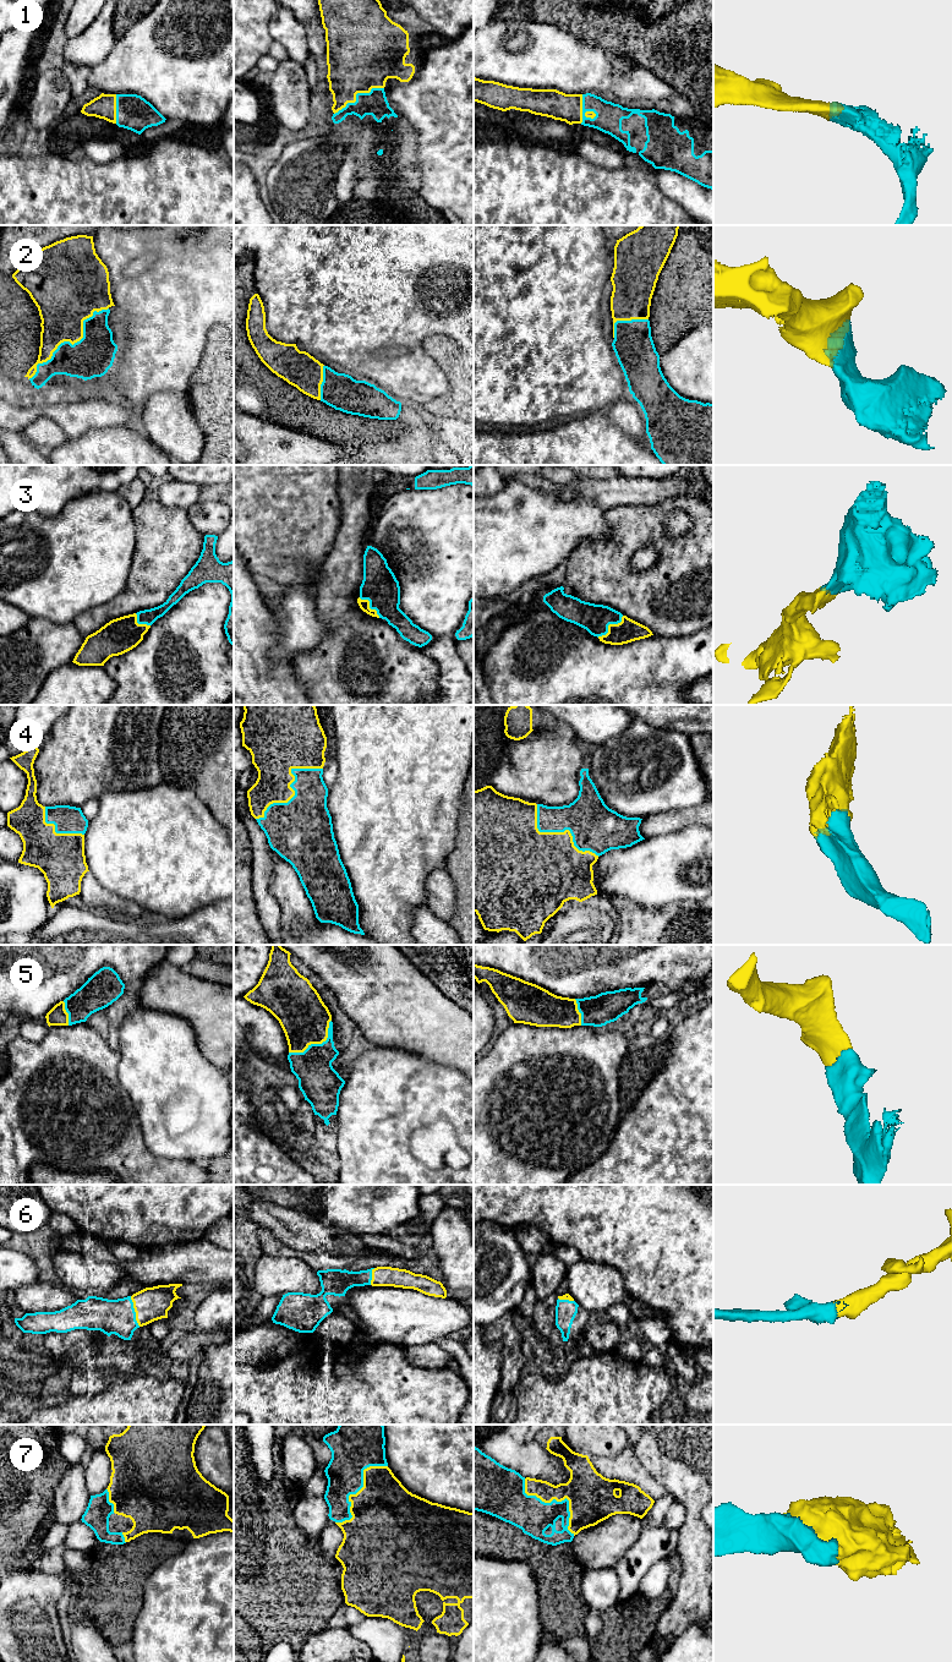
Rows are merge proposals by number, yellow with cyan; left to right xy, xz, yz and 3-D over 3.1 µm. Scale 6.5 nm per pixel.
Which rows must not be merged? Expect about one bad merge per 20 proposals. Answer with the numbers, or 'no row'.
no row

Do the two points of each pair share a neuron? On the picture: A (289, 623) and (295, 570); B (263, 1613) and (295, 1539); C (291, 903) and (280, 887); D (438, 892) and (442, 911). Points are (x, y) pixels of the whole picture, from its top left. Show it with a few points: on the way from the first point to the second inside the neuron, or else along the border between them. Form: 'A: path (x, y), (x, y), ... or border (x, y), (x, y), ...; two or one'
A: border (313, 568), (304, 584), (290, 588), (272, 607); two
B: path (279, 1595), (279, 1572), (288, 1557); one
C: path (291, 900), (284, 891); one
D: path (441, 897), (442, 906); one

